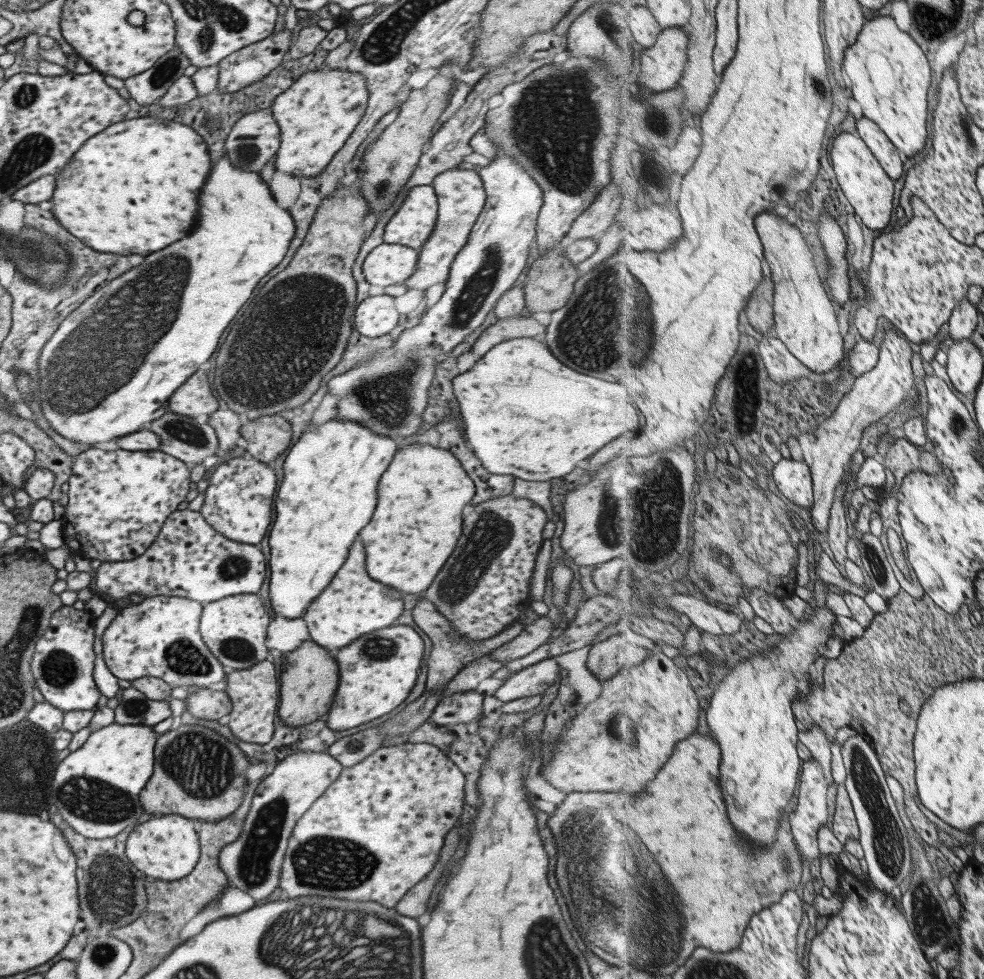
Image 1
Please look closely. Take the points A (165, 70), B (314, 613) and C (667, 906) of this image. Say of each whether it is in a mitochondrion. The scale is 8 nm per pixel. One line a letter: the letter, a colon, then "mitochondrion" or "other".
A: mitochondrion
B: other
C: mitochondrion

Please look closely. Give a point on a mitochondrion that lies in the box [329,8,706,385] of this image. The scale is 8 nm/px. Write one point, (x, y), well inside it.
(544, 124)

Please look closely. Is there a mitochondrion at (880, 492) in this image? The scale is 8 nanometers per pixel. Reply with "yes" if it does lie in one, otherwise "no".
no

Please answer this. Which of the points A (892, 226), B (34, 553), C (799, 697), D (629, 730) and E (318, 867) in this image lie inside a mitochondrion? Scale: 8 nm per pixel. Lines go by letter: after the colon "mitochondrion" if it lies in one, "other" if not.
A: other
B: other
C: other
D: mitochondrion
E: mitochondrion

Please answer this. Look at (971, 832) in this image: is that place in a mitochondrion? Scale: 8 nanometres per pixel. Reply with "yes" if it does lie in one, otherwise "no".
no

